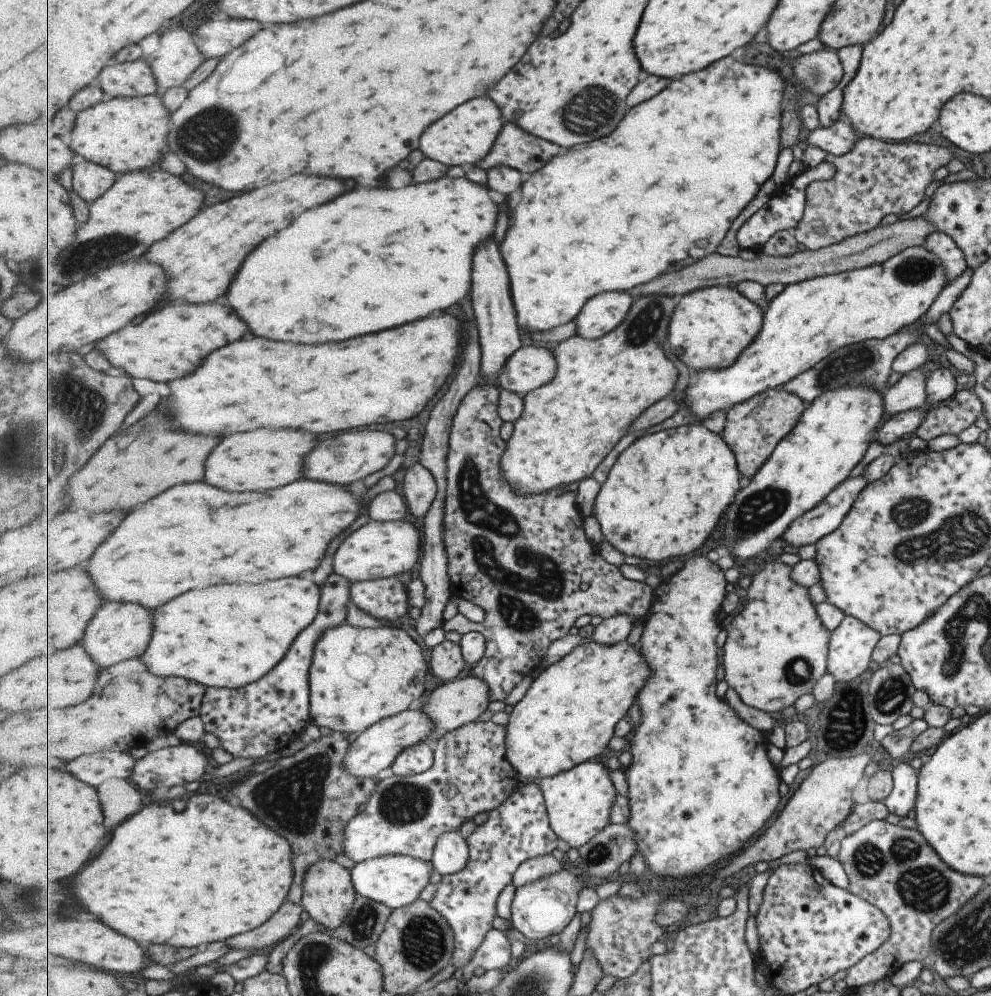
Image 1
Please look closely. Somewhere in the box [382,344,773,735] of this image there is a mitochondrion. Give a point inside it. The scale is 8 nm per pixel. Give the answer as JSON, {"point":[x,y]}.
{"point":[521,599]}

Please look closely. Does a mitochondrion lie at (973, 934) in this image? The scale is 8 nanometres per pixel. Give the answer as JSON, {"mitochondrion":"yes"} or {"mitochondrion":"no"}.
{"mitochondrion":"yes"}

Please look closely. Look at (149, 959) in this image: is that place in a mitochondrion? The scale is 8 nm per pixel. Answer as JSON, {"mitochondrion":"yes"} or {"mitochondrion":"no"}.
{"mitochondrion":"no"}

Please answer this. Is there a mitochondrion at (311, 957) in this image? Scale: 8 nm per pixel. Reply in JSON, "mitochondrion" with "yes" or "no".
{"mitochondrion":"yes"}

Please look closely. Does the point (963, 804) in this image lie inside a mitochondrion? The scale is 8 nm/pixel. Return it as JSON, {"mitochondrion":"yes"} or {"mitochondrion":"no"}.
{"mitochondrion":"no"}

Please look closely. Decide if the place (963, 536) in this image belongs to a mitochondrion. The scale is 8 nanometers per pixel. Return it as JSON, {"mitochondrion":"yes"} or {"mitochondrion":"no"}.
{"mitochondrion":"yes"}

